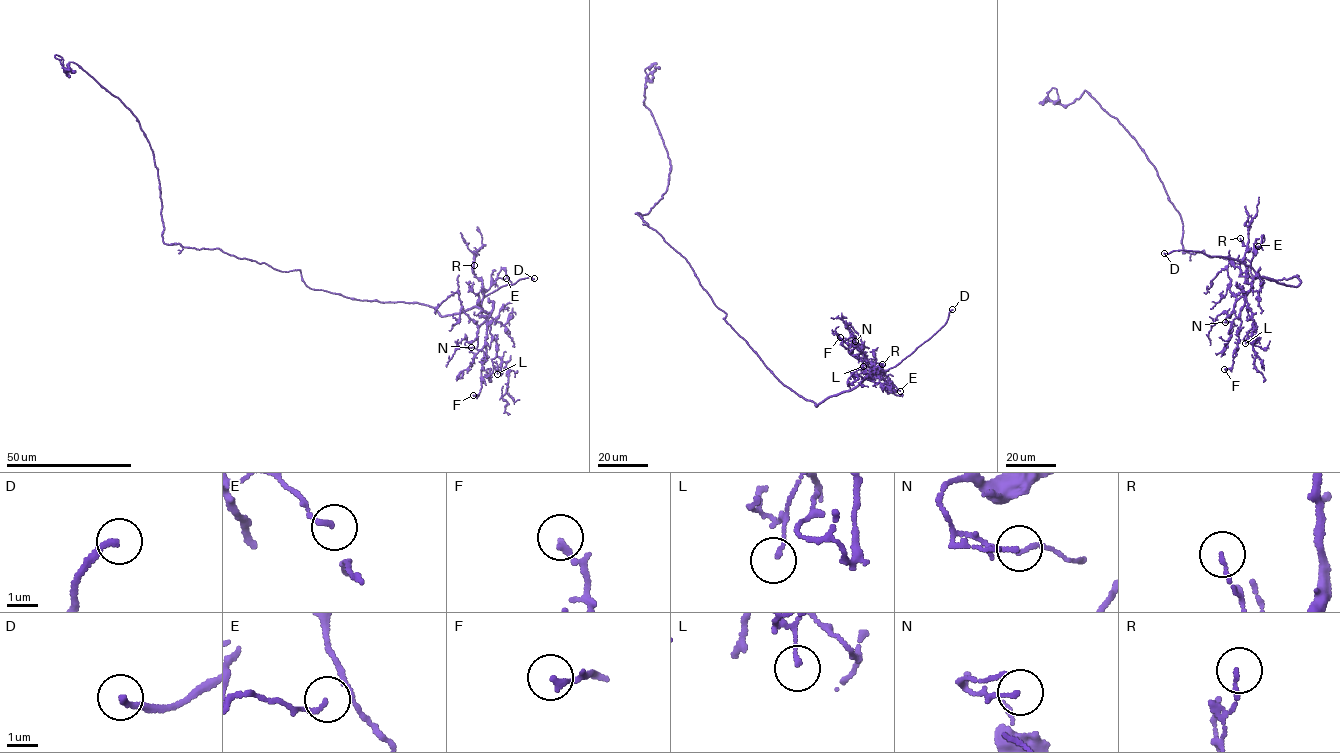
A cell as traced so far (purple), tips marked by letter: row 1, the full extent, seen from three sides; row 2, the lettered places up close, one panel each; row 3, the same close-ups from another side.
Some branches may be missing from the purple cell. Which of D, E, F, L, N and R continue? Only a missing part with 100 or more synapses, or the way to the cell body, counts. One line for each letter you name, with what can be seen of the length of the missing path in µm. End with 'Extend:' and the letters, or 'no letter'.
D: missing 20 µm
Extend: D

